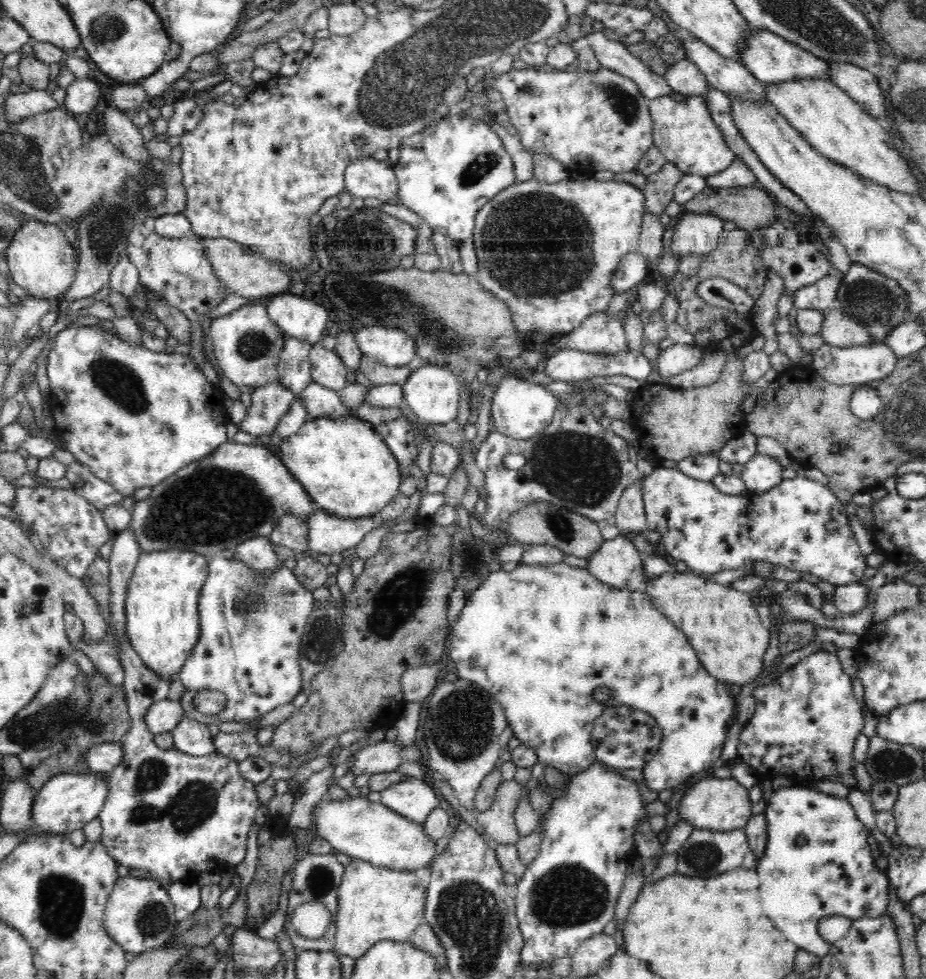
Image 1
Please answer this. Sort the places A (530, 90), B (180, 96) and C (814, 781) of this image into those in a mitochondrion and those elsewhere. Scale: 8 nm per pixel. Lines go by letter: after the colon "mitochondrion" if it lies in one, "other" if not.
A: mitochondrion
B: other
C: other

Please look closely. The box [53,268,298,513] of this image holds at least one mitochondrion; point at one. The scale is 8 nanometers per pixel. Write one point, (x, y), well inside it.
(118, 382)

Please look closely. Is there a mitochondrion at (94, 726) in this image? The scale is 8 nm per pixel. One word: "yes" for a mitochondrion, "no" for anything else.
yes

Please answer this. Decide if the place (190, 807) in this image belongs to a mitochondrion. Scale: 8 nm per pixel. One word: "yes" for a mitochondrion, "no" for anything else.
yes

